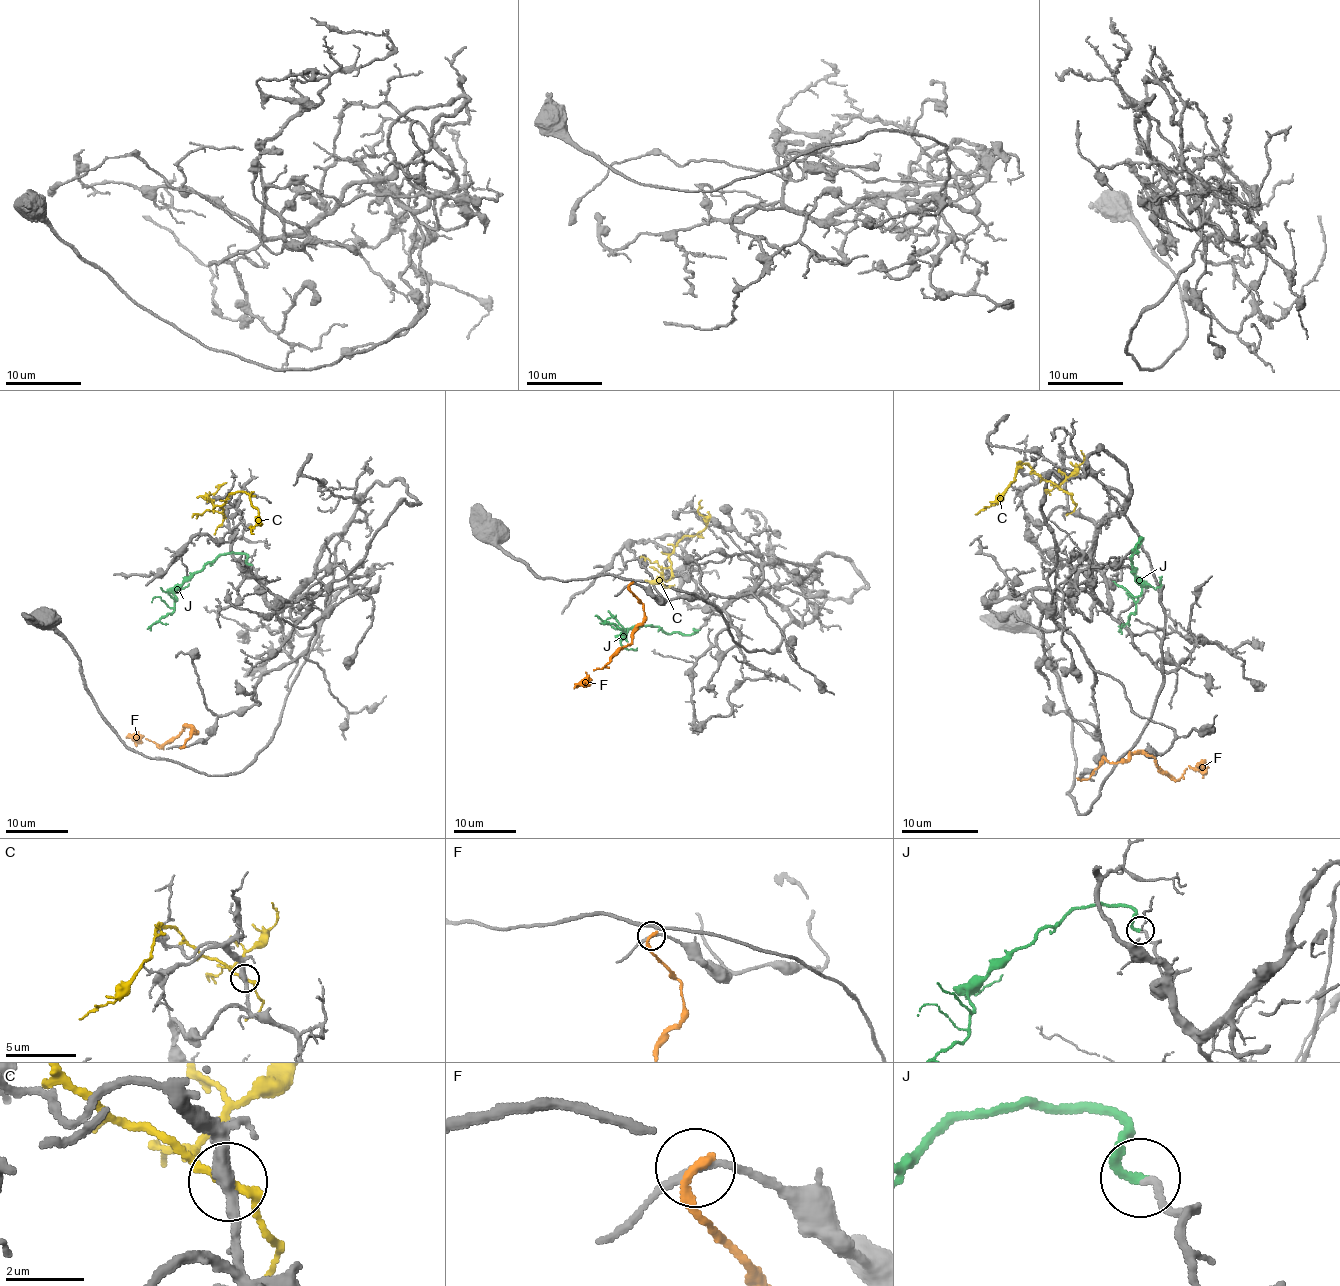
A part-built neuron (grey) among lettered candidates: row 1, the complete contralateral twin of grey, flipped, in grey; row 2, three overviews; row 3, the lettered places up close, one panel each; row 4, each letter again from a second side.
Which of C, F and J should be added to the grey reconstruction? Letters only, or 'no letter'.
J

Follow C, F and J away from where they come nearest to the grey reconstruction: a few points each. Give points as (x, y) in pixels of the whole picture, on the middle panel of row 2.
C: (672, 572), (669, 554), (674, 546), (683, 537), (700, 532), (706, 526), (706, 520), (697, 510), (702, 499)
F: (630, 583), (629, 590), (643, 604), (644, 621), (636, 627), (632, 643), (601, 669), (587, 672), (574, 688)
J: (697, 630), (689, 635), (668, 633), (658, 627), (635, 625), (622, 633), (622, 630), (594, 616)

